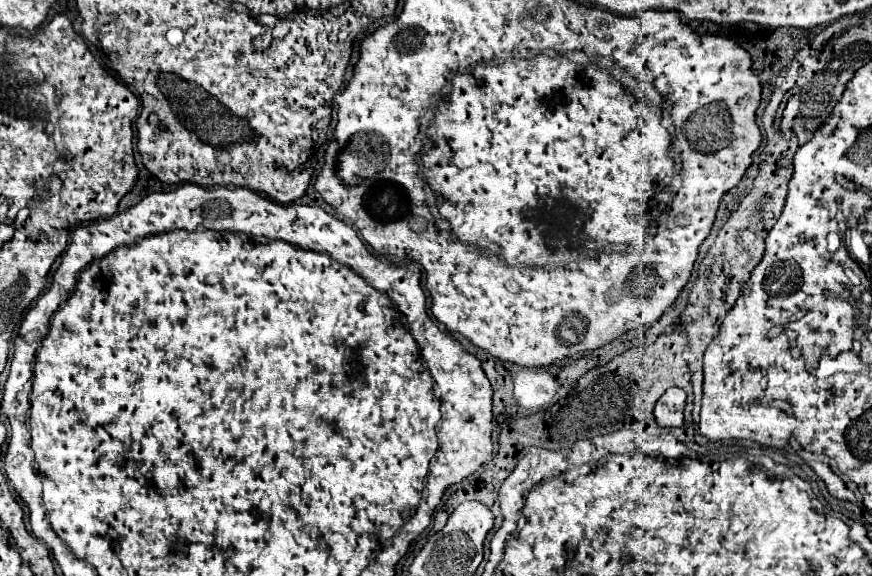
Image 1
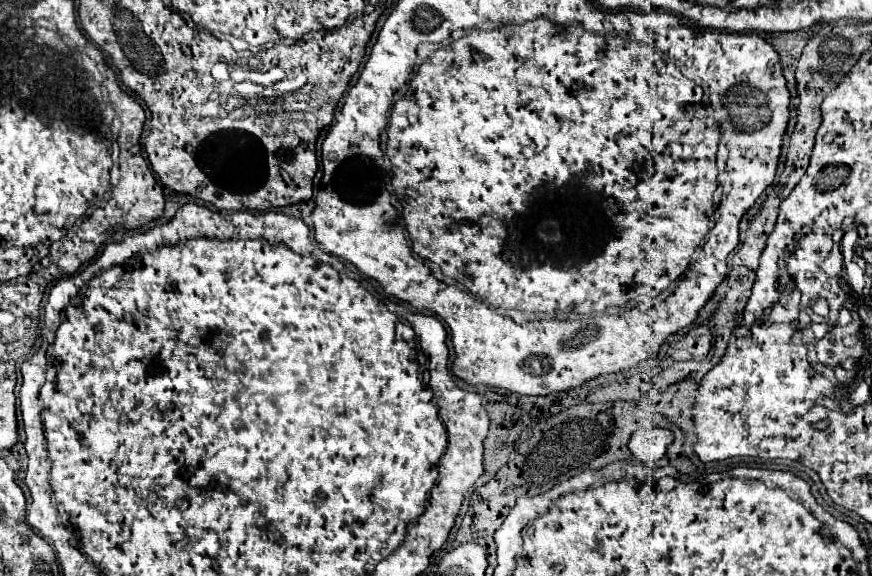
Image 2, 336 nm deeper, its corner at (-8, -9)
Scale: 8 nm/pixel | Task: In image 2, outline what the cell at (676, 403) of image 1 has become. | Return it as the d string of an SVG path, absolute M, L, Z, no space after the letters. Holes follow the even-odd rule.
M639 428L633 432L627 448L631 450L633 458L645 466L653 466L657 460L663 458L667 446L673 442L673 434L663 428Z

